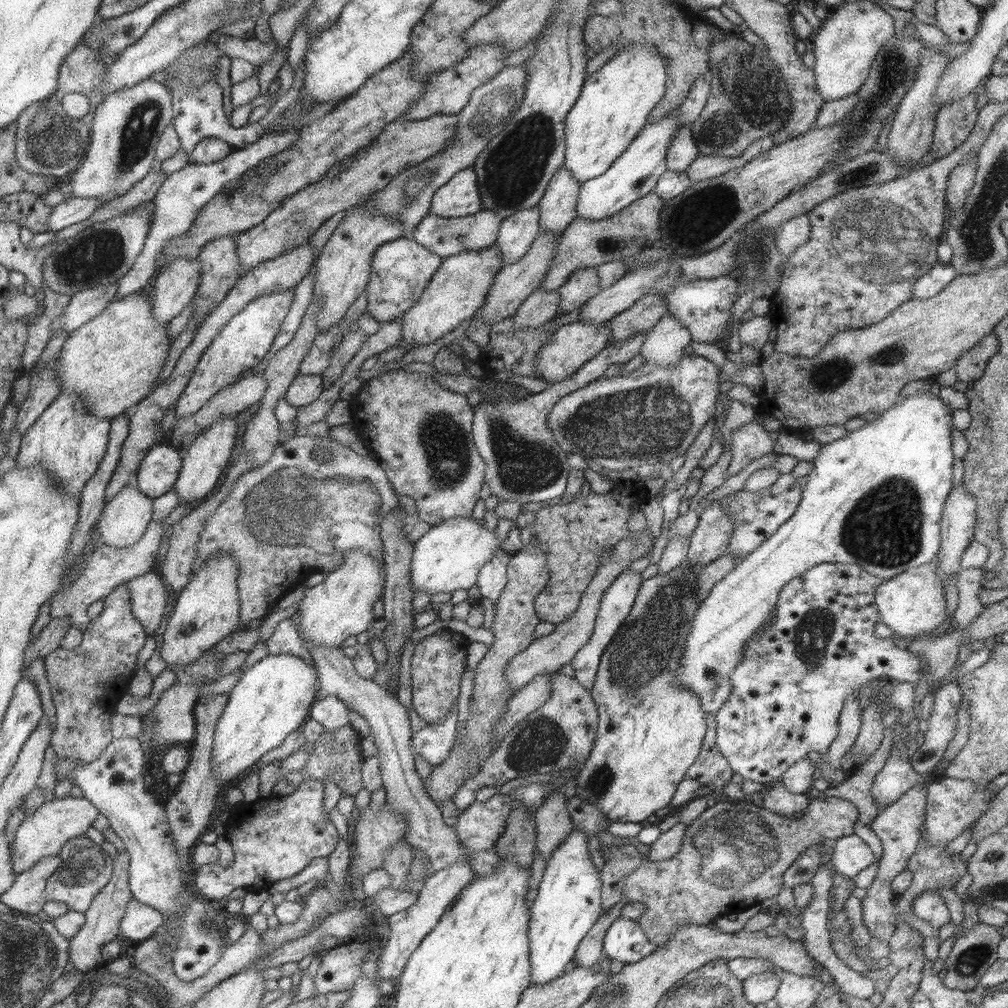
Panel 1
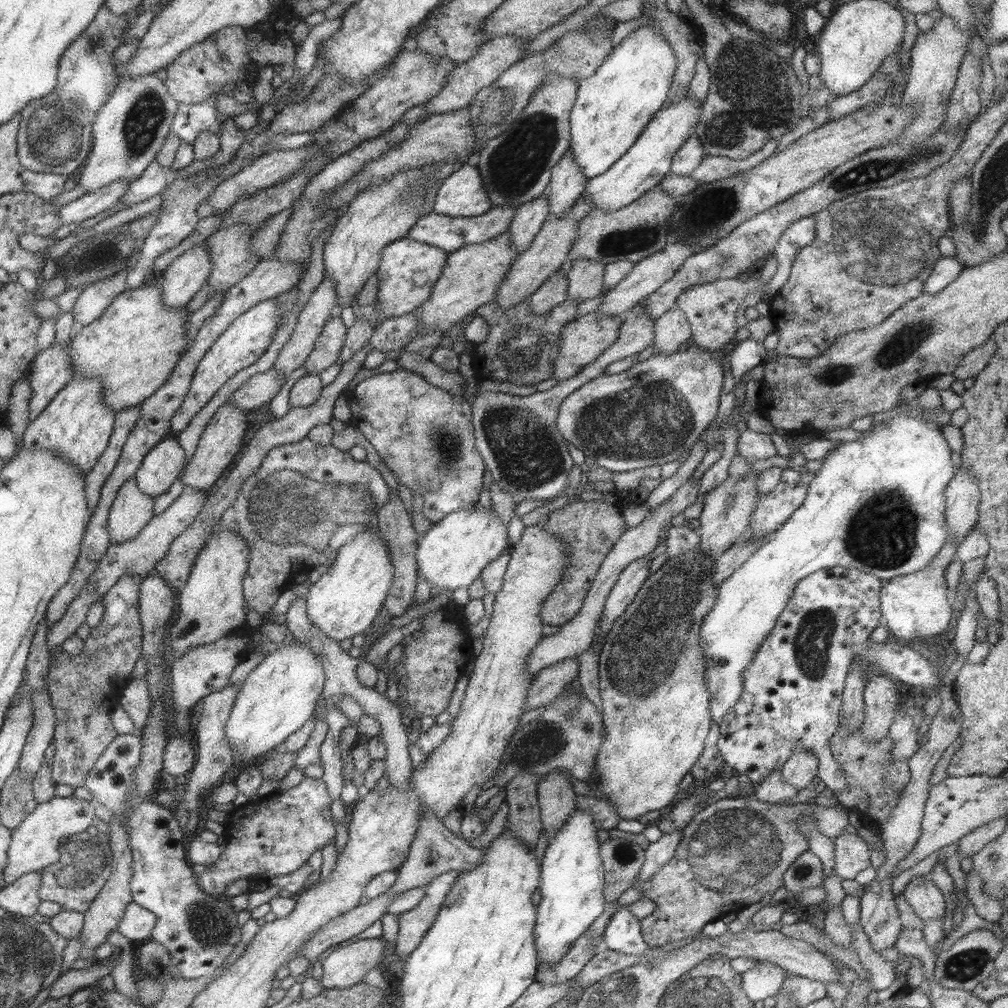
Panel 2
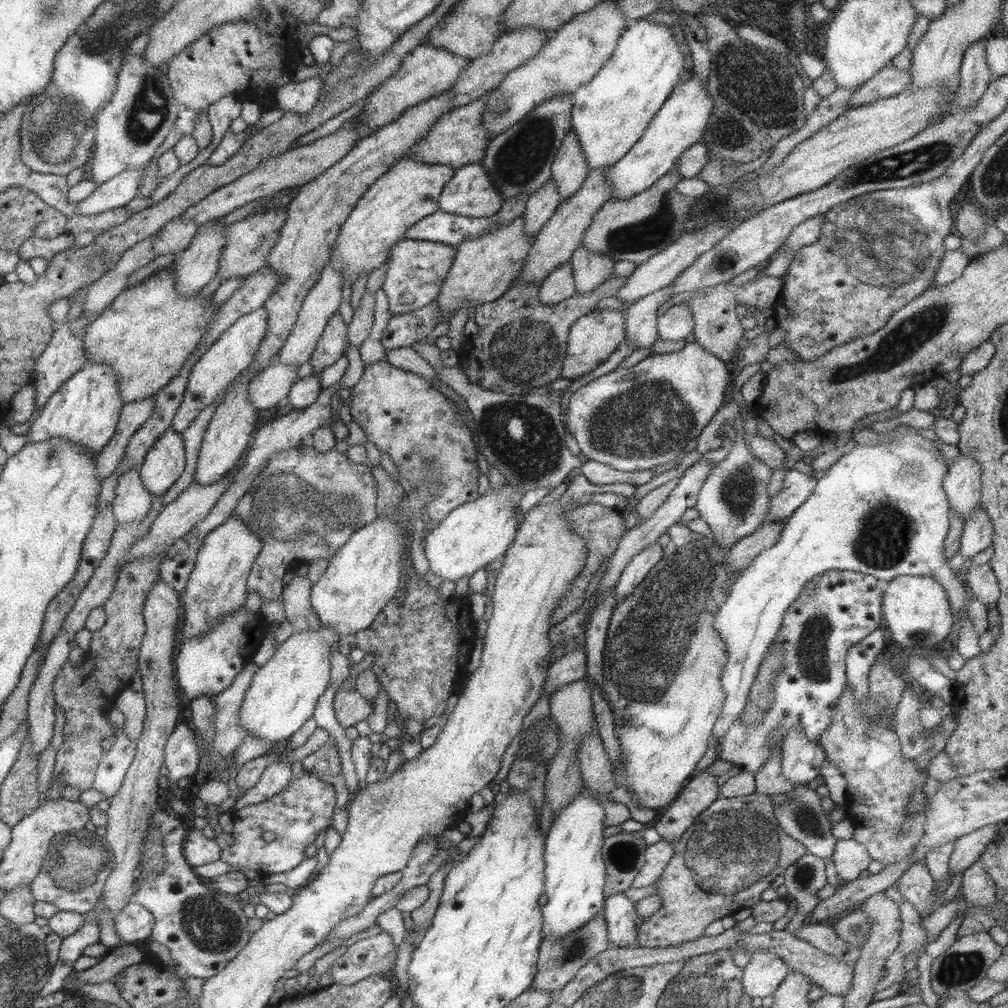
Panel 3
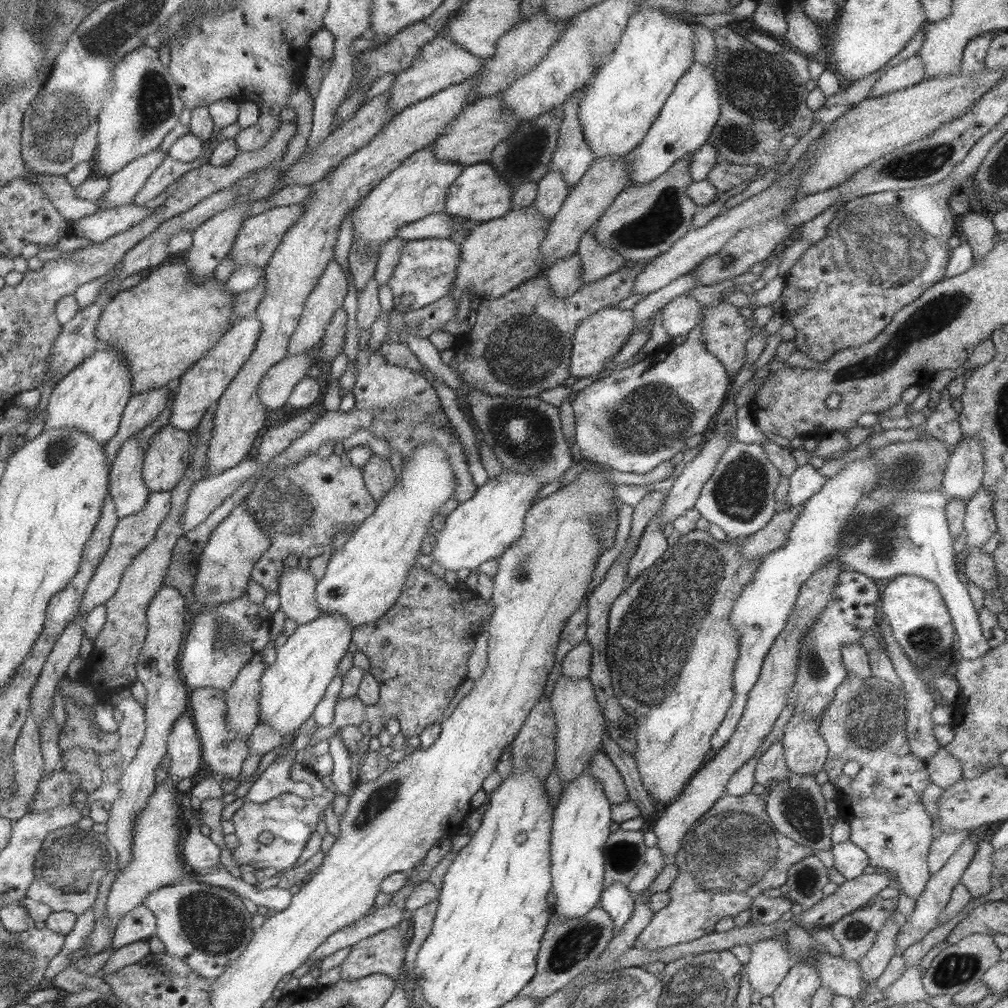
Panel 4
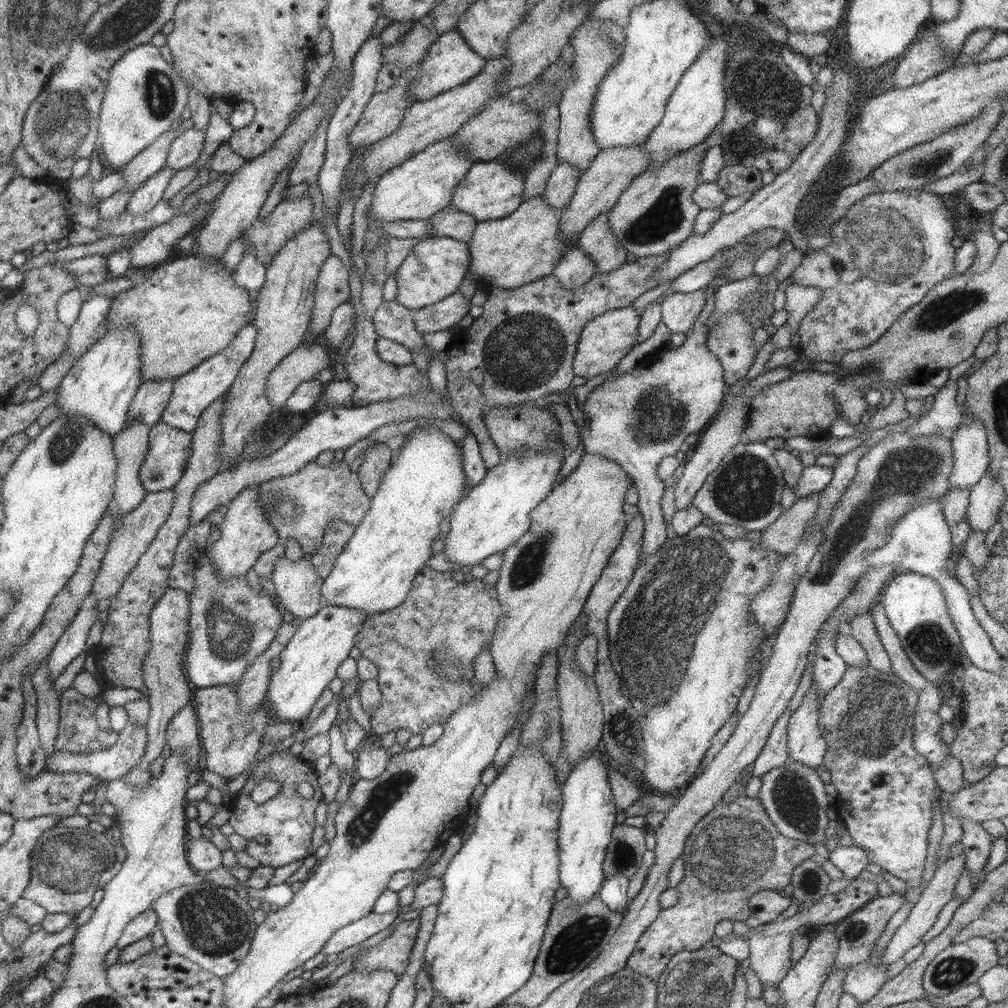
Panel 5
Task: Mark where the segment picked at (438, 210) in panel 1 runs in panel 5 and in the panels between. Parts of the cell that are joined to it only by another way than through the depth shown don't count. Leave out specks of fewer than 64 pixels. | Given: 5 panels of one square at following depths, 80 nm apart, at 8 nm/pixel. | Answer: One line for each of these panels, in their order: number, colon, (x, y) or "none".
2: (462, 193)
3: (470, 192)
4: (479, 194)
5: (491, 190)

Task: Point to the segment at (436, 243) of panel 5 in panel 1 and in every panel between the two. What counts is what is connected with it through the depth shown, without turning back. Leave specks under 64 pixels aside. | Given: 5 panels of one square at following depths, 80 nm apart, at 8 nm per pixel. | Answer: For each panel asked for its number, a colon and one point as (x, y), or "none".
1: (400, 269)
2: (407, 269)
3: (416, 269)
4: (426, 269)

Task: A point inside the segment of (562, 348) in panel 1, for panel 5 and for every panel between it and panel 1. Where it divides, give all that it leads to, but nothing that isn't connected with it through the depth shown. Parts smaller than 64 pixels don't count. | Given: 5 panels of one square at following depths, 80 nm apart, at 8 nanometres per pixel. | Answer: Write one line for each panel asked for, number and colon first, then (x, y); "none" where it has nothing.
2: (584, 339)
3: (591, 339)
4: (596, 340)
5: (603, 341)

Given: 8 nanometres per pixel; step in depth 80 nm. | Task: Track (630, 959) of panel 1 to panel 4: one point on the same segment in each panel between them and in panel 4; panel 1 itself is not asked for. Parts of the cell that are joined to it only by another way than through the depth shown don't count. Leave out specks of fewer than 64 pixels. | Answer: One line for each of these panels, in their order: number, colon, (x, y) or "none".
2: (621, 934)
3: (619, 912)
4: (617, 902)

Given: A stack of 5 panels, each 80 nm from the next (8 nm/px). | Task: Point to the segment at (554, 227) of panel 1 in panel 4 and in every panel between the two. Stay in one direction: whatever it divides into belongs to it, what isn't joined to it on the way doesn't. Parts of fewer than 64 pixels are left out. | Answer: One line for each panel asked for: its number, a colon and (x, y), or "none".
2: (567, 183)
3: (569, 168)
4: (571, 157)

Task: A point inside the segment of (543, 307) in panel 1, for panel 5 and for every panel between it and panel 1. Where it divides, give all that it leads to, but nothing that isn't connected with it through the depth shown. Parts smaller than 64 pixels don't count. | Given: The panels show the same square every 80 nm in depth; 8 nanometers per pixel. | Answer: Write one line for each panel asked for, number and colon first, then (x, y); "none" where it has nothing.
2: (554, 290)
3: (558, 285)
4: (563, 277)
5: (575, 268)

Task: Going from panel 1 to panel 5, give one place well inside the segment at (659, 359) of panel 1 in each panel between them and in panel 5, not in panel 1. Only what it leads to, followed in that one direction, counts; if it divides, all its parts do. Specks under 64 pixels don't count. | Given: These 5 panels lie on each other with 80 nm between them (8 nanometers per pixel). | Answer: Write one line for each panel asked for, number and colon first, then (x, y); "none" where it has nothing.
2: (670, 329)
3: (676, 323)
4: (681, 315)
5: (679, 312)

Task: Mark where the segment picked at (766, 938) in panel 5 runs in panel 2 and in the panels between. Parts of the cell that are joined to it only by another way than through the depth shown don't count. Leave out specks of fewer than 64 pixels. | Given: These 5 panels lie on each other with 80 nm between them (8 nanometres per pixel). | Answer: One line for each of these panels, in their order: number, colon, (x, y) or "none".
2: (763, 979)
3: (765, 970)
4: (769, 961)

